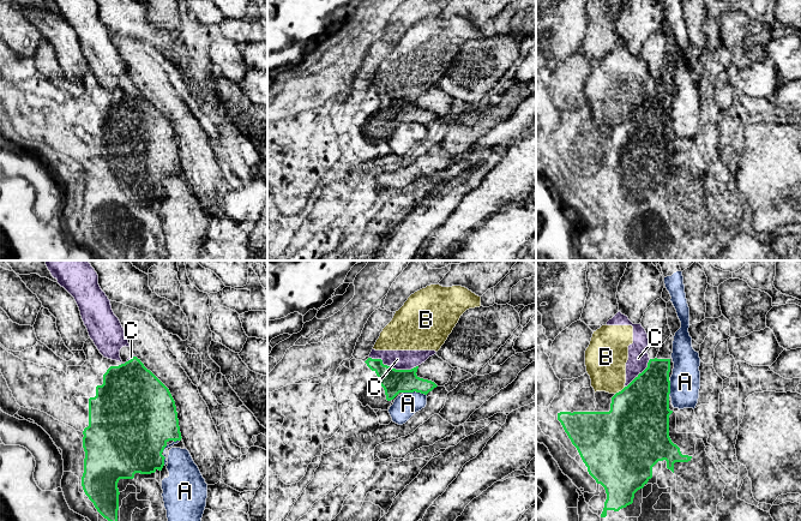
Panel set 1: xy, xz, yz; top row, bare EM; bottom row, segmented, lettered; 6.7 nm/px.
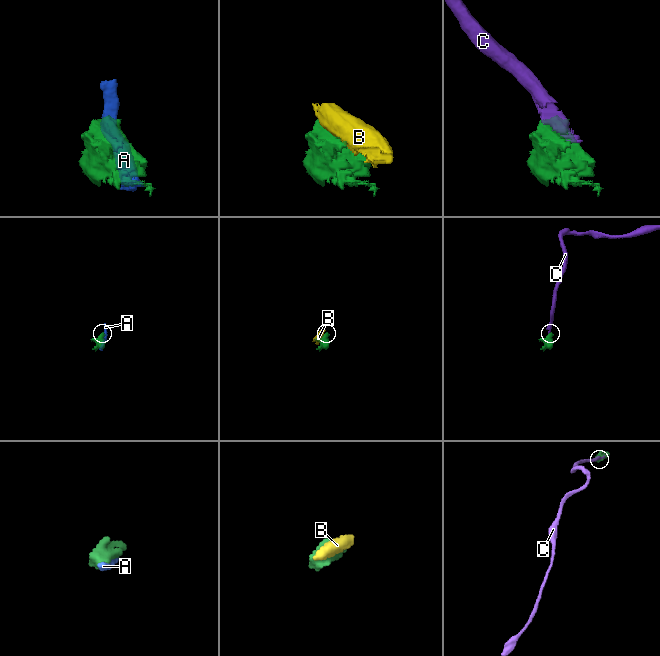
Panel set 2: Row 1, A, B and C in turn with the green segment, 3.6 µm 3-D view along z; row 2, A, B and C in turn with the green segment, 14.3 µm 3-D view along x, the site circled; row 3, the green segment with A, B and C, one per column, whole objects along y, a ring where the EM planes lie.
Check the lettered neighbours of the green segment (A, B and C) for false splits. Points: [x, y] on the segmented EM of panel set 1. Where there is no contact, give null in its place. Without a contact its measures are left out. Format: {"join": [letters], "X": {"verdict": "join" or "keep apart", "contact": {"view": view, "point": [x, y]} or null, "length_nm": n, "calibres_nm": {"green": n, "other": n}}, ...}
{"join": [], "A": {"verdict": "keep apart", "contact": {"view": "xz", "point": [415, 390]}, "length_nm": 160, "calibres_nm": {"green": 160, "other": 160}}, "B": {"verdict": "keep apart", "contact": {"view": "yz", "point": [621, 390]}, "length_nm": 90, "calibres_nm": {"green": 420, "other": 280}}, "C": {"verdict": "keep apart", "contact": {"view": "xz", "point": [392, 367]}, "length_nm": 340, "calibres_nm": {"green": 160, "other": 130}}}

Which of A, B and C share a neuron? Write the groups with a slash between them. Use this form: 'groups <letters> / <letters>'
groups A / B C

